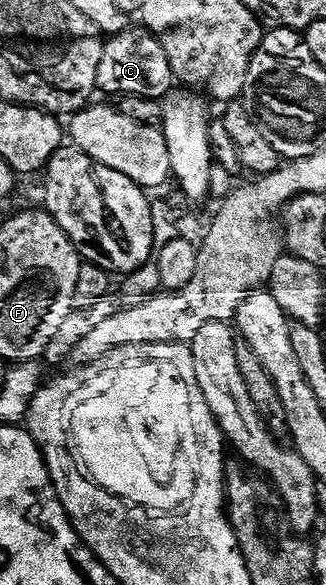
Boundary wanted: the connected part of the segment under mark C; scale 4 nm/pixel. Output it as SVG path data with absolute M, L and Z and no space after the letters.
M131 26L103 43L98 71L98 88L101 91L111 92L114 98L143 96L162 100L175 84L174 71L168 62L168 54L164 54L164 46L160 46L157 38L145 27Z

